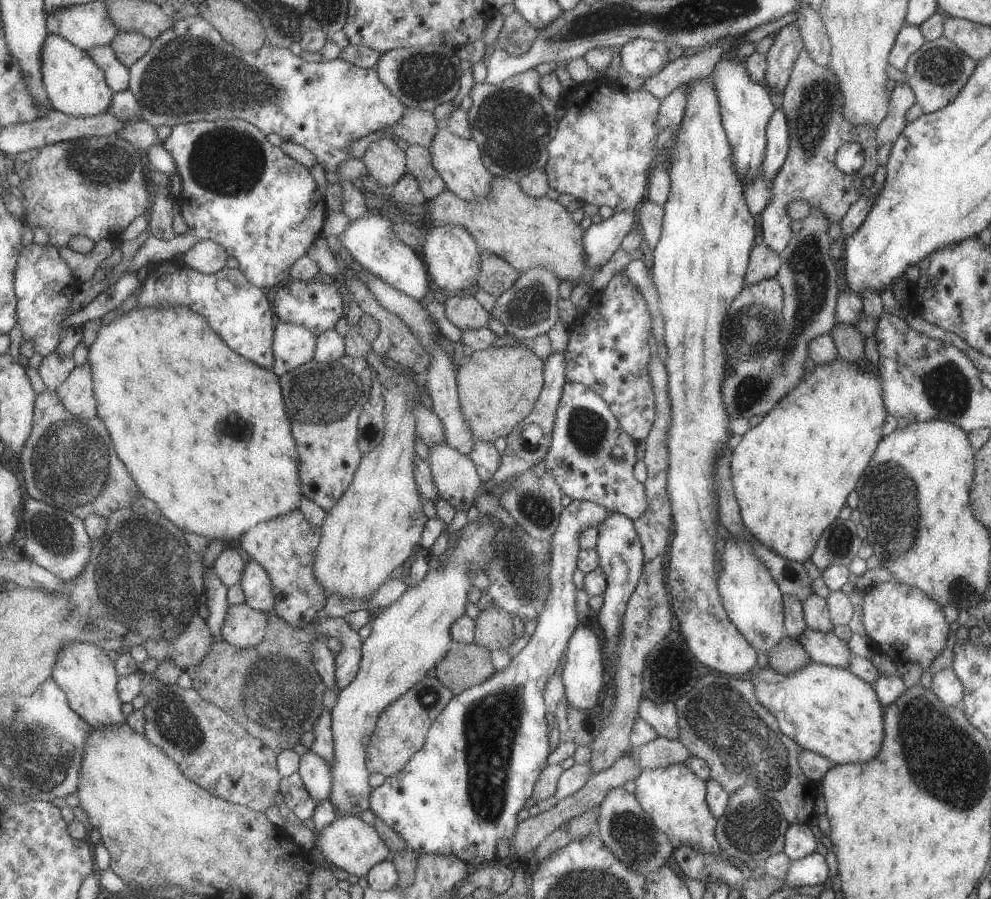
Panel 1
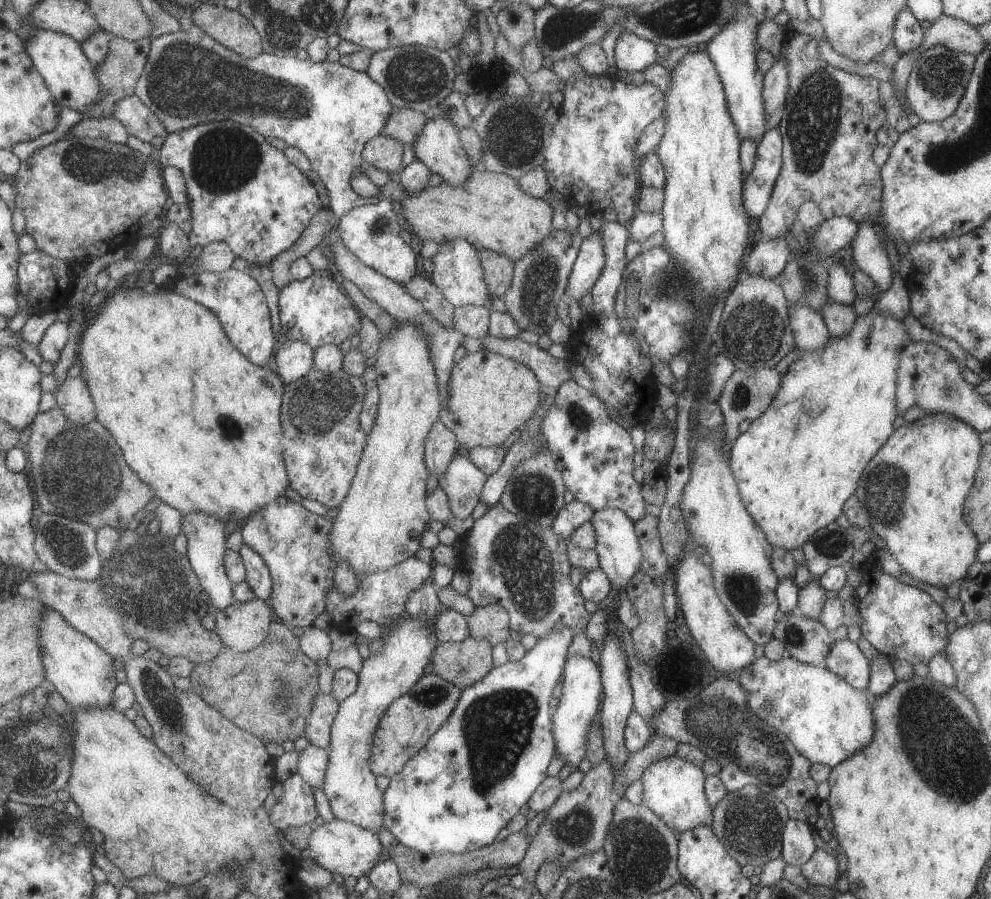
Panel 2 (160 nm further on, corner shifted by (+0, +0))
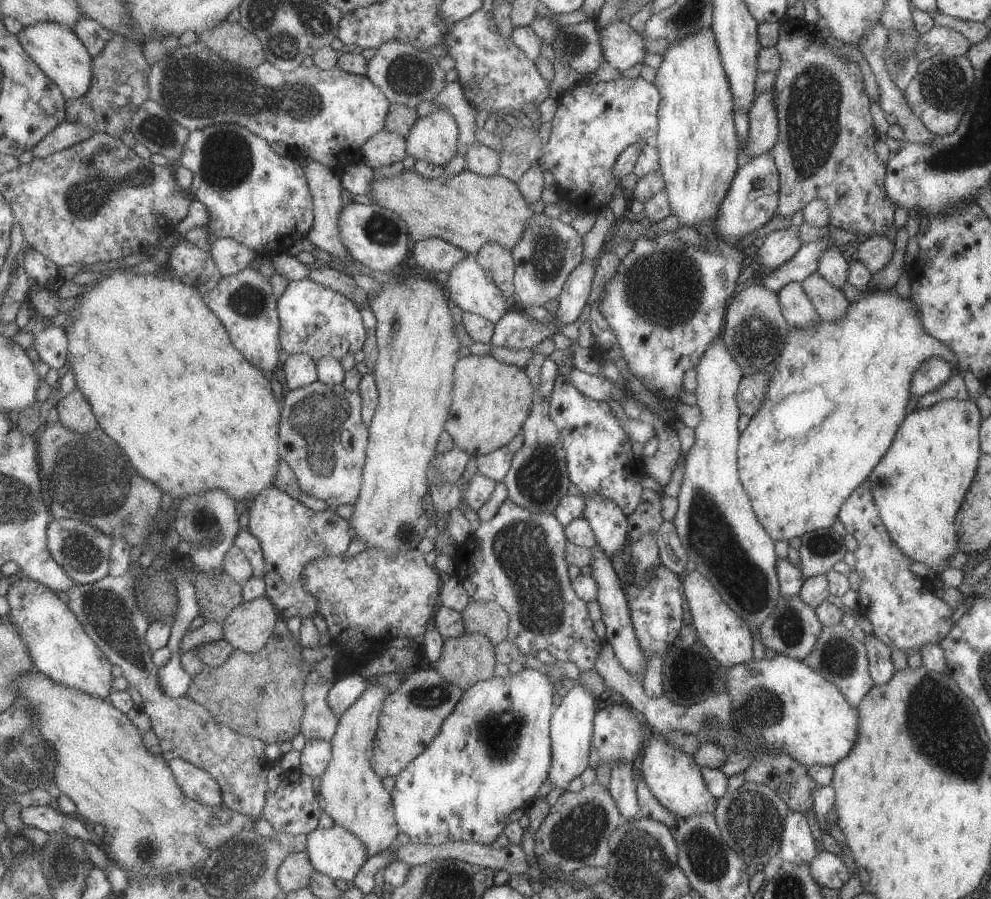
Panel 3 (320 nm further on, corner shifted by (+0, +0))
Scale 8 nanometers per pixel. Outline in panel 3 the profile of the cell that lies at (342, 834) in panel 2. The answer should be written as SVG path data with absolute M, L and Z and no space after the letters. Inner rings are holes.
M333 824L328 829L313 829L306 834L306 845L304 853L307 855L311 866L318 873L328 876L331 880L351 880L355 873L367 860L365 847L354 834L343 830L340 826Z

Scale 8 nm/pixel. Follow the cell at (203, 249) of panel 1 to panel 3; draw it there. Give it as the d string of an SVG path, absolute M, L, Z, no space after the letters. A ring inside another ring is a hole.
M219 237L210 244L210 255L224 277L242 271L259 260L259 254L229 237Z

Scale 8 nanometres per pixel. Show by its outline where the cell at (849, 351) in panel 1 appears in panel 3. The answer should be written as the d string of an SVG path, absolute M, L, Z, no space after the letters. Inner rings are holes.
M812 272L800 282L807 298L811 301L820 320L834 321L847 310L848 301L843 291L833 286L827 279Z

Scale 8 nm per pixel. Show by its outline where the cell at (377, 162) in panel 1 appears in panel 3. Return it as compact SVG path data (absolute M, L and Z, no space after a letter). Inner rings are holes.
M381 130L370 136L359 148L361 161L374 171L401 161L406 153L406 140L398 134Z

